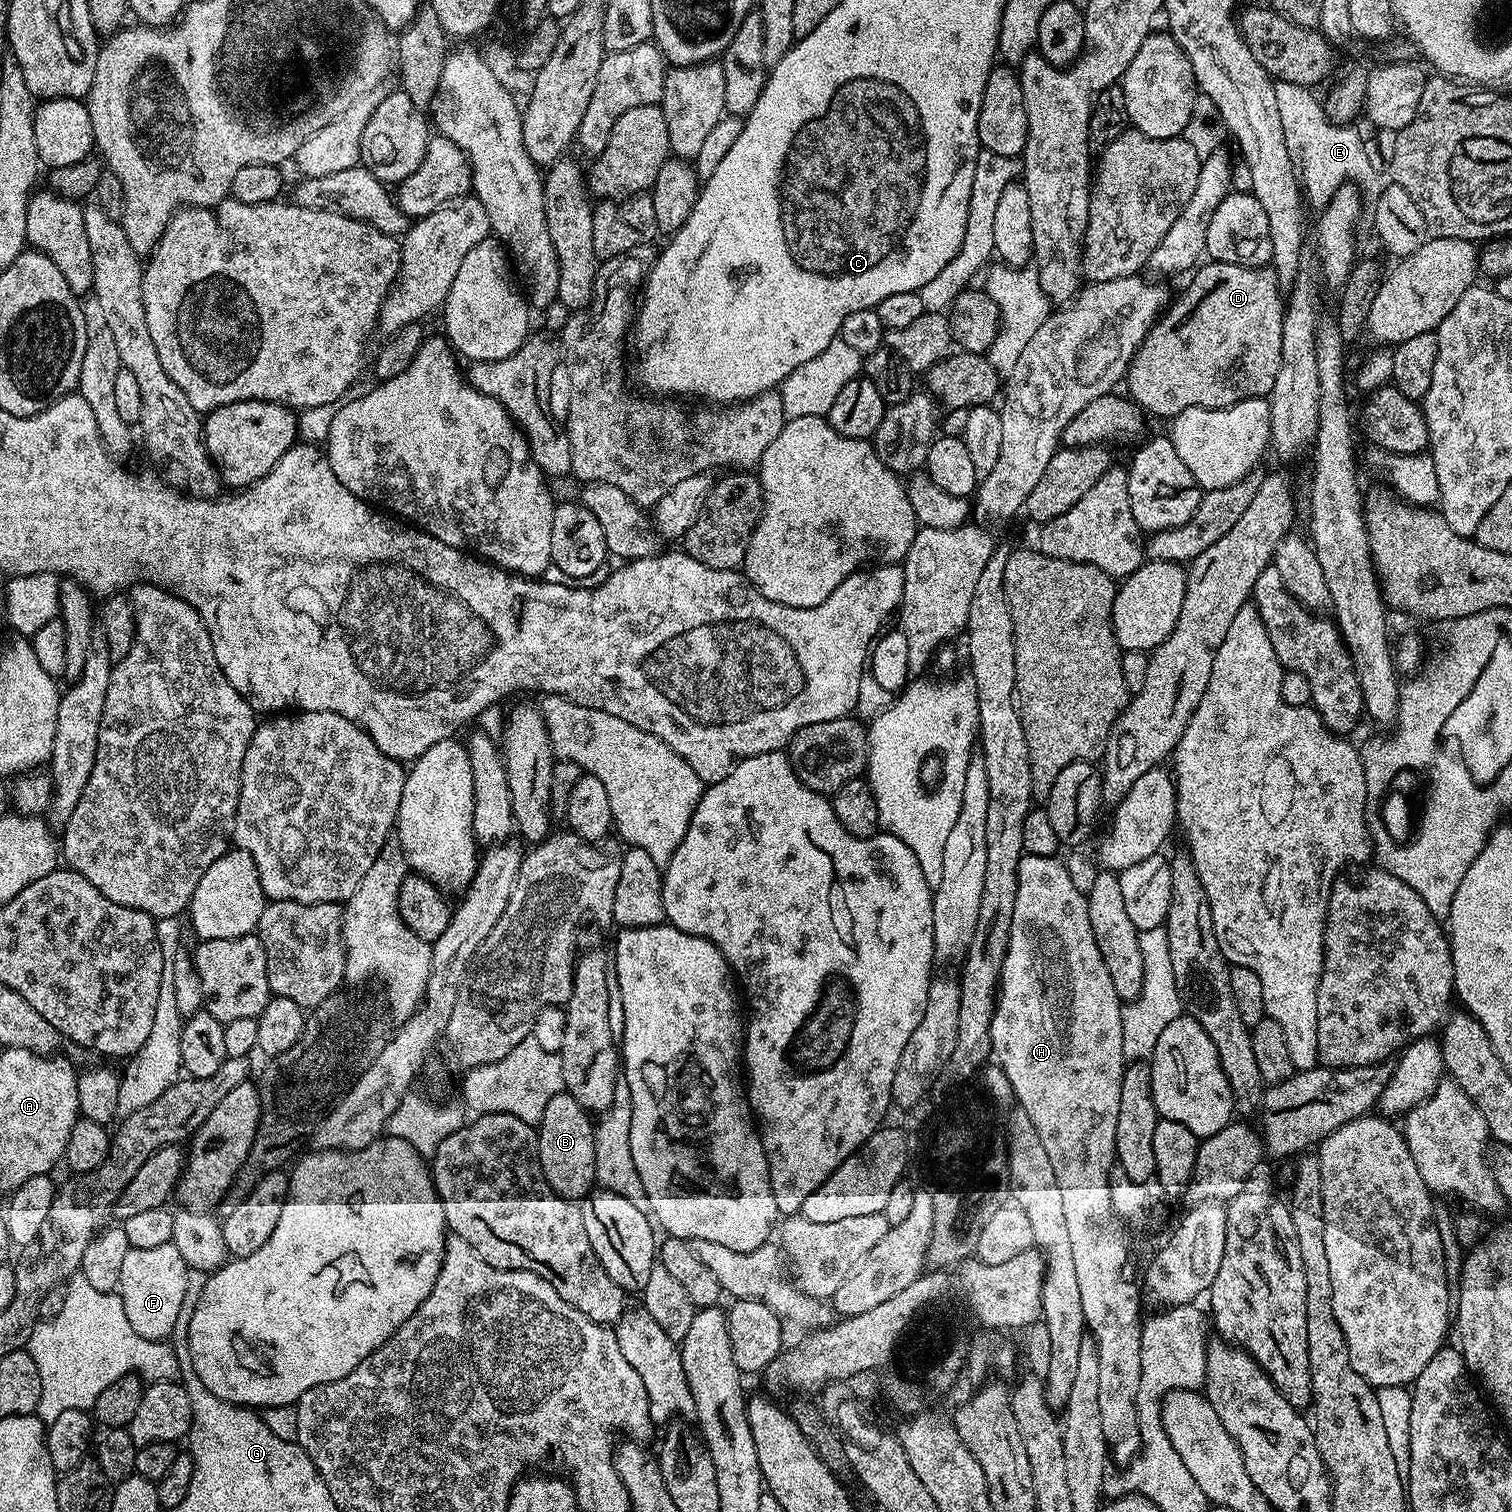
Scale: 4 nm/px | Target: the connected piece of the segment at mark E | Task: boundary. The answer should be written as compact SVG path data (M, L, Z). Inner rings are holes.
M1274 82L1278 114L1286 140L1294 144L1298 153L1301 187L1309 205L1324 207L1343 183L1351 182L1360 188L1363 199L1374 204L1382 187L1377 167L1370 162L1363 149L1355 125L1333 124L1325 114L1324 105L1314 96L1312 88L1297 83Z

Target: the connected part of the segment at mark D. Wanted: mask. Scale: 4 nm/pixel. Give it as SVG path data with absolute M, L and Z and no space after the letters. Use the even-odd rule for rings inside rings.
M1221 260L1207 263L1201 263L1191 273L1192 281L1184 293L1177 300L1175 297L1153 324L1130 362L1126 392L1145 413L1171 418L1191 408L1229 408L1243 400L1267 398L1274 390L1274 378L1278 378L1278 366L1282 366L1282 322L1286 311L1286 296L1276 272L1270 266L1247 268Z

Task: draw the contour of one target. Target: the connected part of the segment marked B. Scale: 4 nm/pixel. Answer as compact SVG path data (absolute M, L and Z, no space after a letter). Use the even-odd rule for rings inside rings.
M560 1091L556 1097L550 1098L538 1123L536 1145L540 1151L540 1165L548 1180L548 1187L566 1200L579 1201L593 1191L596 1184L595 1137L593 1117L585 1108L578 1106L573 1096Z

